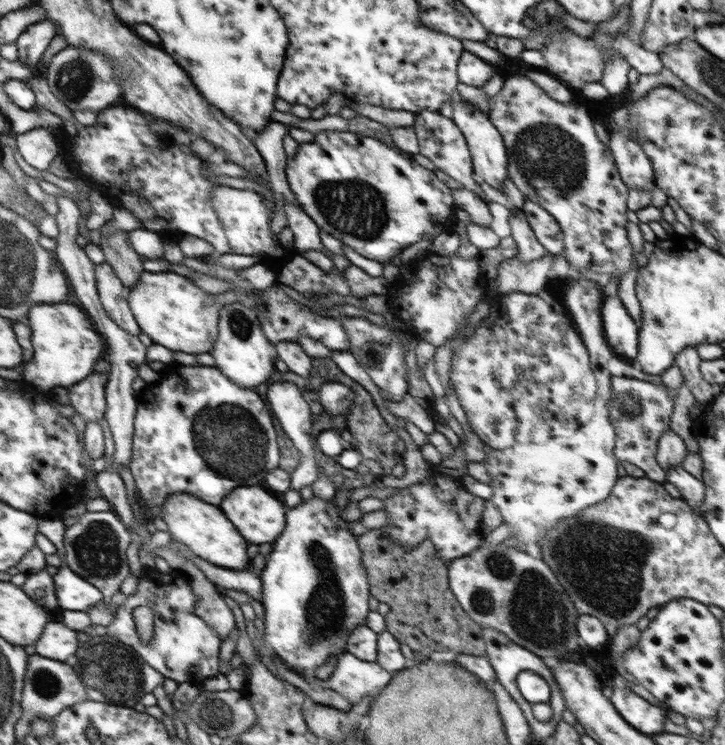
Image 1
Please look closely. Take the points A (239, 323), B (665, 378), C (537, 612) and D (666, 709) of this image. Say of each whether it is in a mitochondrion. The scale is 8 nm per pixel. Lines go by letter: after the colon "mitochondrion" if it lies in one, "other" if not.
A: mitochondrion
B: other
C: mitochondrion
D: other

